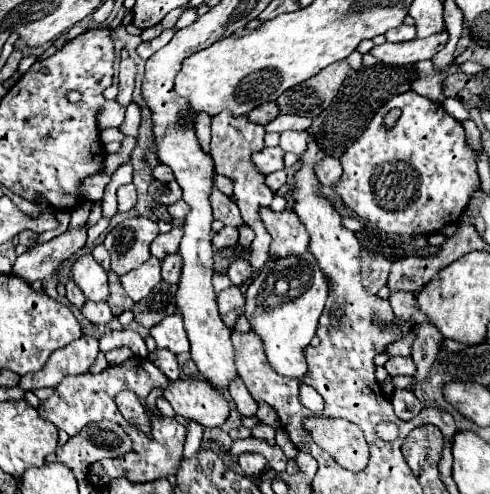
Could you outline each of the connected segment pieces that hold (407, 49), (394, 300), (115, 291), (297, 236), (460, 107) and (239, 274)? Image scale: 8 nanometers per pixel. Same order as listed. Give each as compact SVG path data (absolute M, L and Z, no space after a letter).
M441 31L427 39L411 39L407 43L383 43L379 47L373 47L371 55L387 65L411 65L423 59L431 59L445 47L447 39L447 31Z
M397 291L397 293L391 293L389 295L389 301L391 301L391 307L393 307L393 313L403 319L403 321L413 321L415 325L419 323L429 323L429 317L427 315L417 315L419 313L419 307L417 307L417 299L413 293L407 293L407 291Z
M109 271L109 297L107 297L107 303L109 303L115 317L119 317L123 311L127 311L127 309L131 309L135 305L125 295L125 291L123 291L123 287L119 283L119 277L113 271Z
M261 207L259 217L271 235L269 247L271 259L281 259L287 255L303 255L307 251L309 247L307 229L291 207L285 207L281 213L271 211L269 207Z
M445 99L445 101L443 101L443 107L445 107L445 111L447 111L455 121L459 121L459 123L463 123L463 119L465 119L465 121L469 119L469 111L467 111L465 105L463 105L461 101L457 101L457 99Z
M239 259L239 261L233 261L231 265L229 265L229 269L227 269L227 277L231 279L231 283L233 285L243 285L243 281L247 279L247 275L251 273L251 265L249 265L249 261L245 261L245 259Z

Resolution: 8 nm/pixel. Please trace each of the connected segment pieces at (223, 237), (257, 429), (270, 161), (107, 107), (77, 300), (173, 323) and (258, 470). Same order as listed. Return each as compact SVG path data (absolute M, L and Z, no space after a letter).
M223 227L213 237L213 249L219 251L219 249L225 249L225 247L235 247L237 245L237 237L239 237L239 233L237 233L235 227Z
M257 421L257 425L251 429L251 433L253 433L253 437L261 437L261 439L267 439L271 443L275 441L275 429L265 425L265 423L261 423L261 421Z
M265 147L263 151L253 155L253 163L259 171L263 171L263 175L269 175L283 169L283 151L281 147Z
M105 101L97 113L97 125L99 131L105 131L107 127L119 127L125 119L125 109L119 107L119 103L113 101Z
M69 279L69 281L65 283L65 289L67 289L67 299L69 299L69 303L73 303L75 307L81 309L81 305L83 305L87 299L85 299L85 295L81 293L81 289L75 285L75 281Z
M173 313L165 317L163 323L157 323L155 327L151 327L151 337L157 341L159 349L169 349L175 355L189 351L189 339L179 313Z
M241 453L237 457L237 463L241 467L241 471L247 475L247 477L255 477L255 475L261 475L267 461L263 455L257 455L257 453Z

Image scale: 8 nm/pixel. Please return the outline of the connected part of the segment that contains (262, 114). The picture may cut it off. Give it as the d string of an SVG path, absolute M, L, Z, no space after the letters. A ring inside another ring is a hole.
M263 103L259 107L255 107L247 117L253 121L253 123L259 123L259 125L267 125L271 119L275 119L279 115L279 107L277 103Z

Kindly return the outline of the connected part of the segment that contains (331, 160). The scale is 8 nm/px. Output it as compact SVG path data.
M327 155L327 157L323 157L323 161L319 161L315 165L313 171L315 171L315 177L319 179L319 183L323 183L327 187L333 187L333 183L341 175L341 163L339 163L339 159Z

